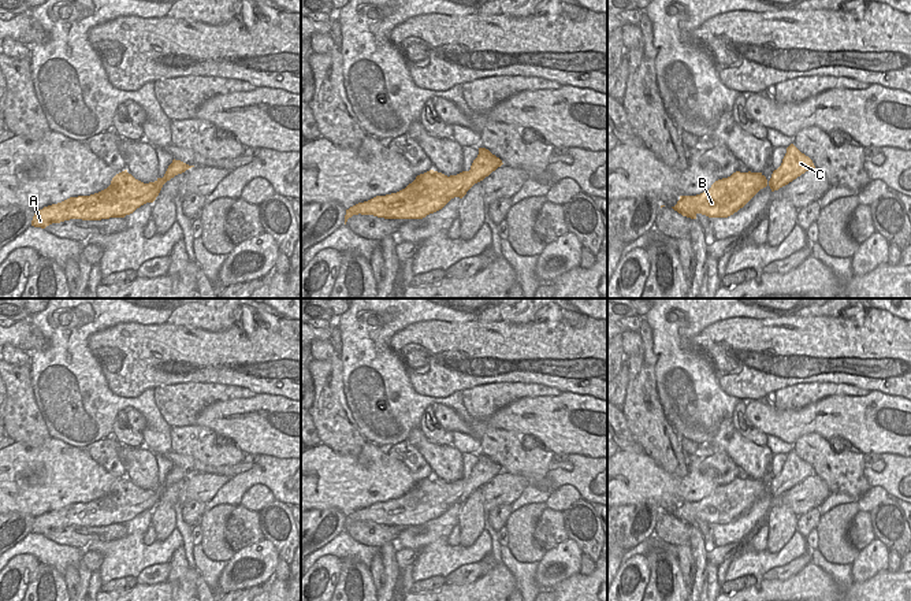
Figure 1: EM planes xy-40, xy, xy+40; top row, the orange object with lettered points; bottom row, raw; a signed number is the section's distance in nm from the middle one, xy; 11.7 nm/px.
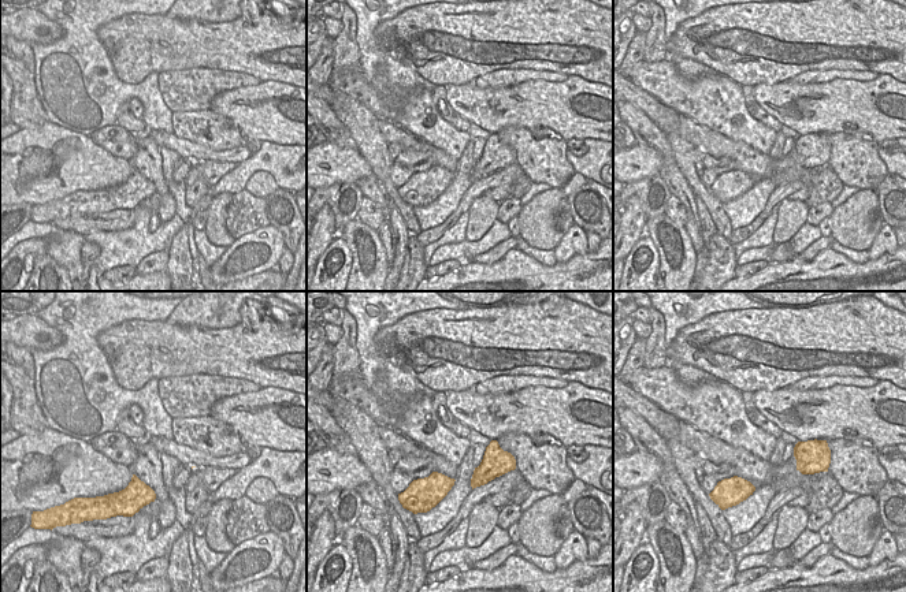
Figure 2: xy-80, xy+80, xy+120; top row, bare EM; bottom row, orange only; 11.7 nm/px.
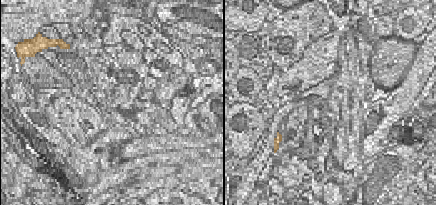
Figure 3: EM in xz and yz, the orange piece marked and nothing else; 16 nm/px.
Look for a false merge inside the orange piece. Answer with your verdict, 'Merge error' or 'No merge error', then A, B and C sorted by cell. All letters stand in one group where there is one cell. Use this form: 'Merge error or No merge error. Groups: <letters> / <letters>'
No merge error. Groups: A B C.

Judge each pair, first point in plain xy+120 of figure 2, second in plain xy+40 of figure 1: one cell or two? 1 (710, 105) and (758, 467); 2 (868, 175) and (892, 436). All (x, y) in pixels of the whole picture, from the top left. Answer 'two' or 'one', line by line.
1: one
2: two

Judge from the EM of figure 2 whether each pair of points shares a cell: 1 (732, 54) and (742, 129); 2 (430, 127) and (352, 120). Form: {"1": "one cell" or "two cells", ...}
{"1": "two cells", "2": "two cells"}

